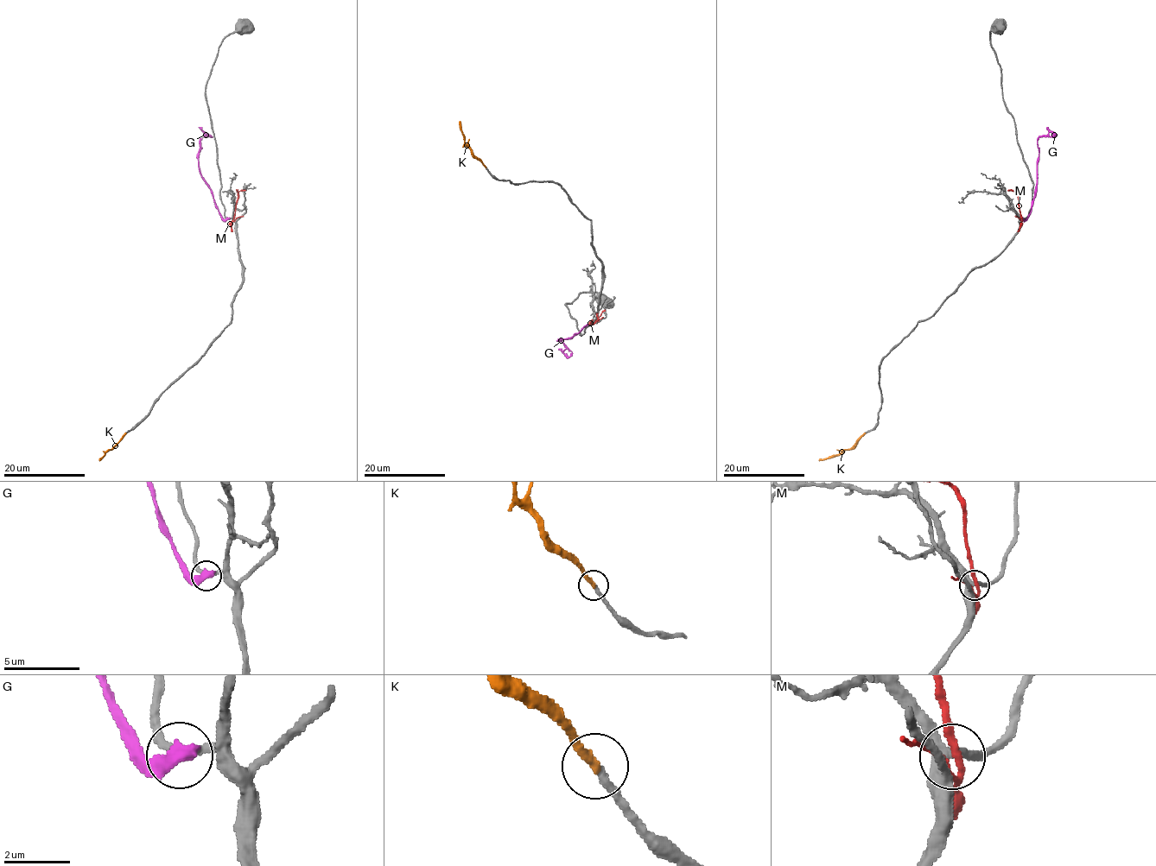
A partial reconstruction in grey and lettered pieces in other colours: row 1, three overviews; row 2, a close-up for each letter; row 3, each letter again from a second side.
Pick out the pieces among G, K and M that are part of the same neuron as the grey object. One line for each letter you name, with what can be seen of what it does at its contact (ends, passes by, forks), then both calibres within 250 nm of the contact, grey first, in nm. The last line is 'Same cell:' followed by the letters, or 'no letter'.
K: it ends there; 240 nm thick on the grey side, 280 nm on the other
Same cell: K

